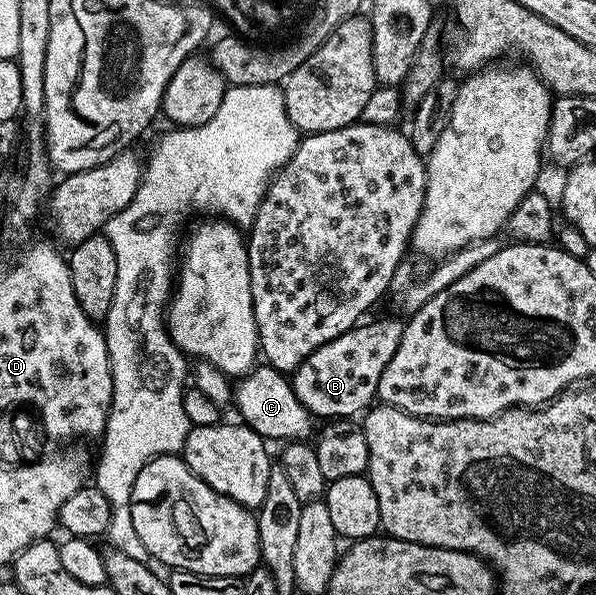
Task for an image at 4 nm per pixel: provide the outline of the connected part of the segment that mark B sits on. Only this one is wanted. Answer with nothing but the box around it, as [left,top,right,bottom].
[294,315,406,417]

